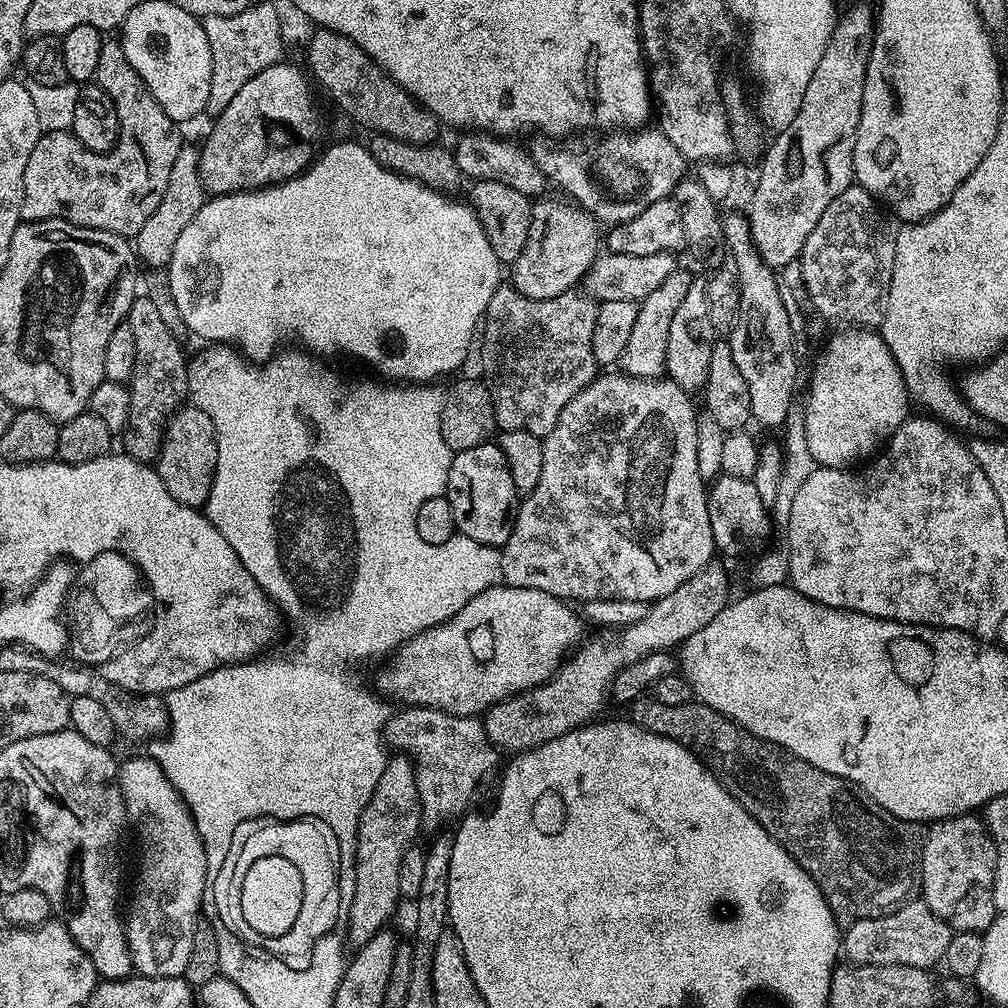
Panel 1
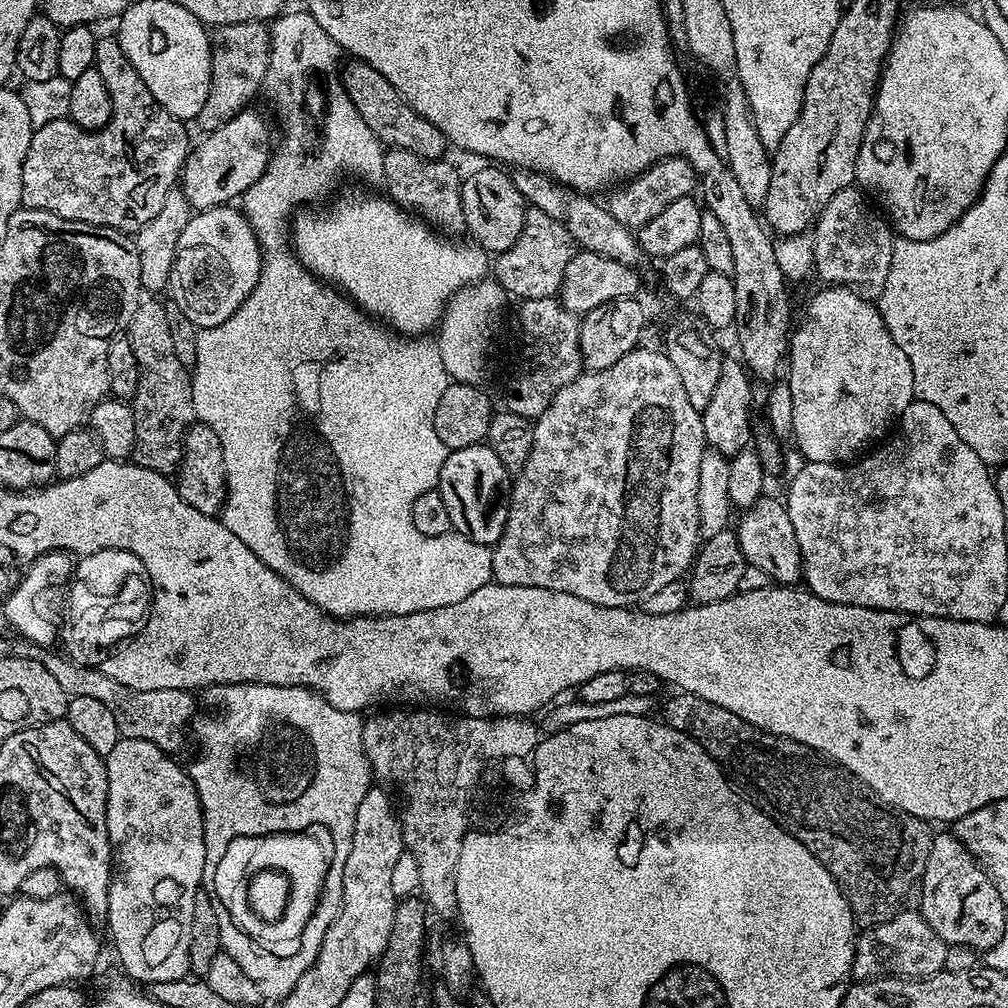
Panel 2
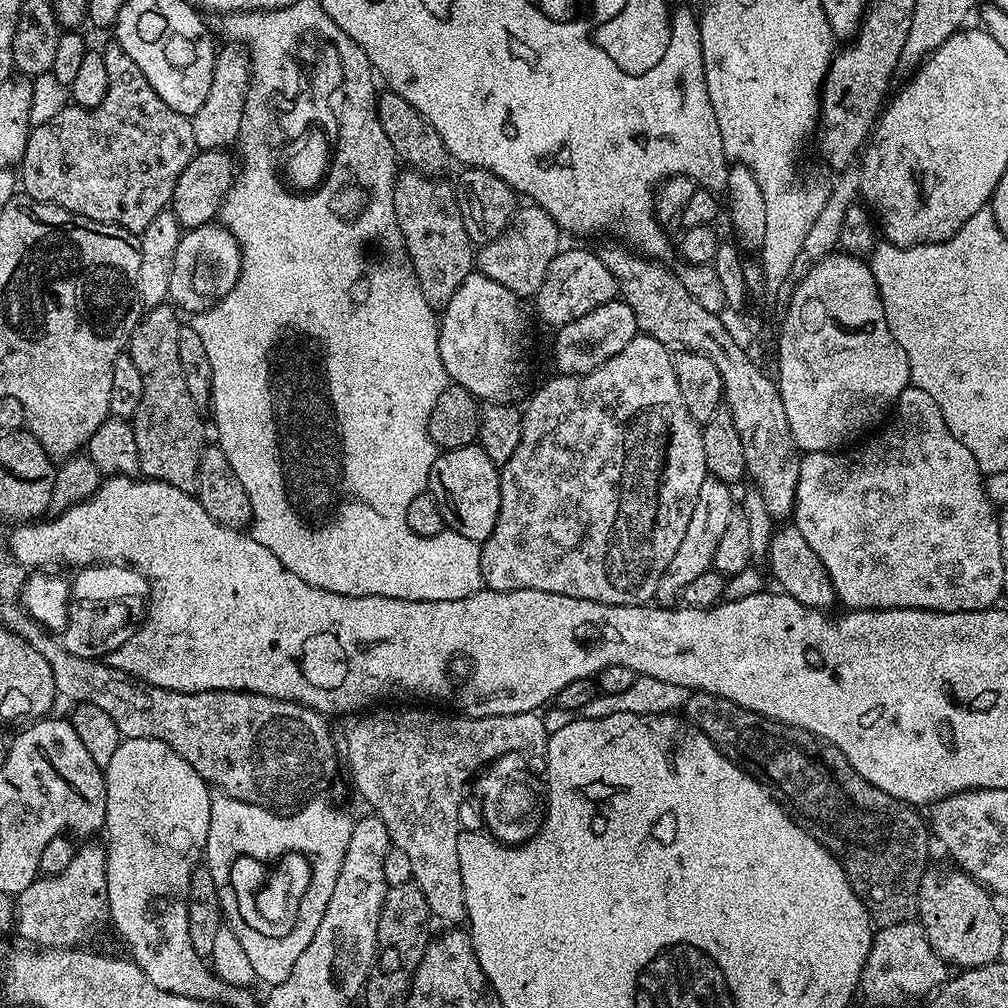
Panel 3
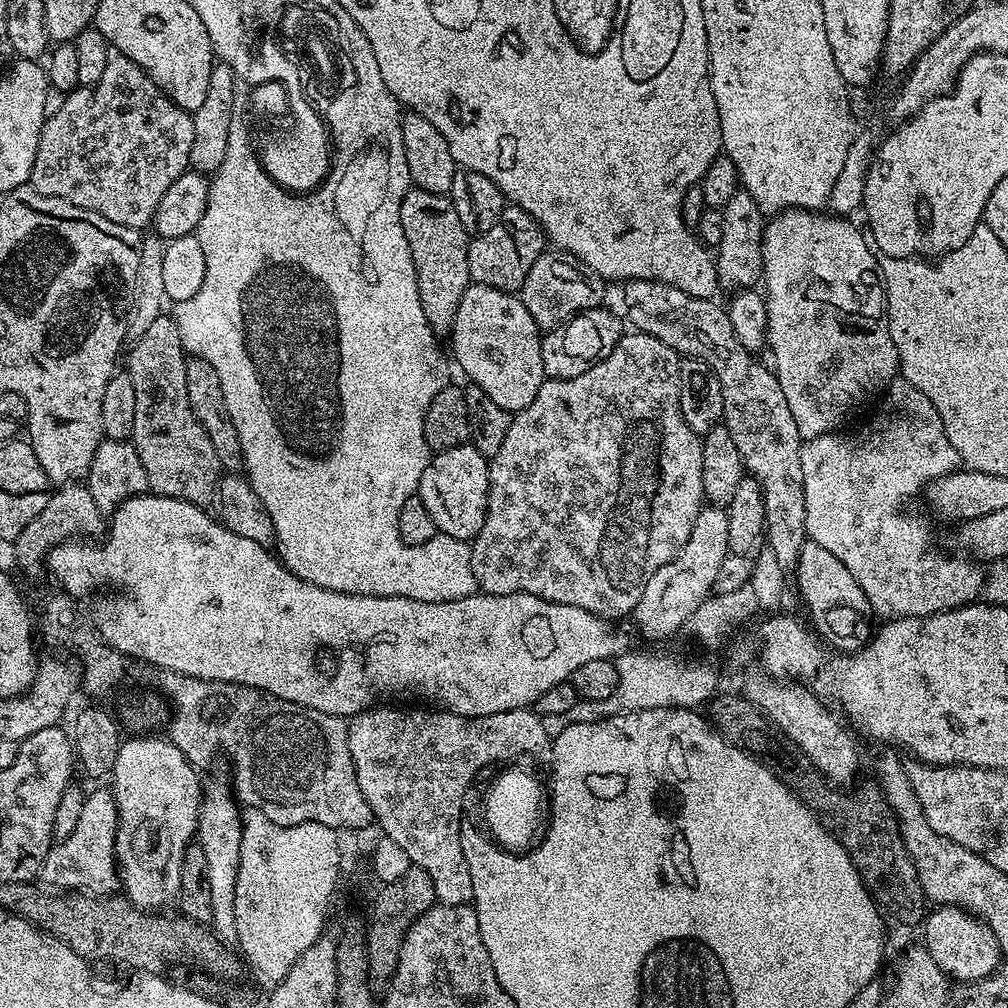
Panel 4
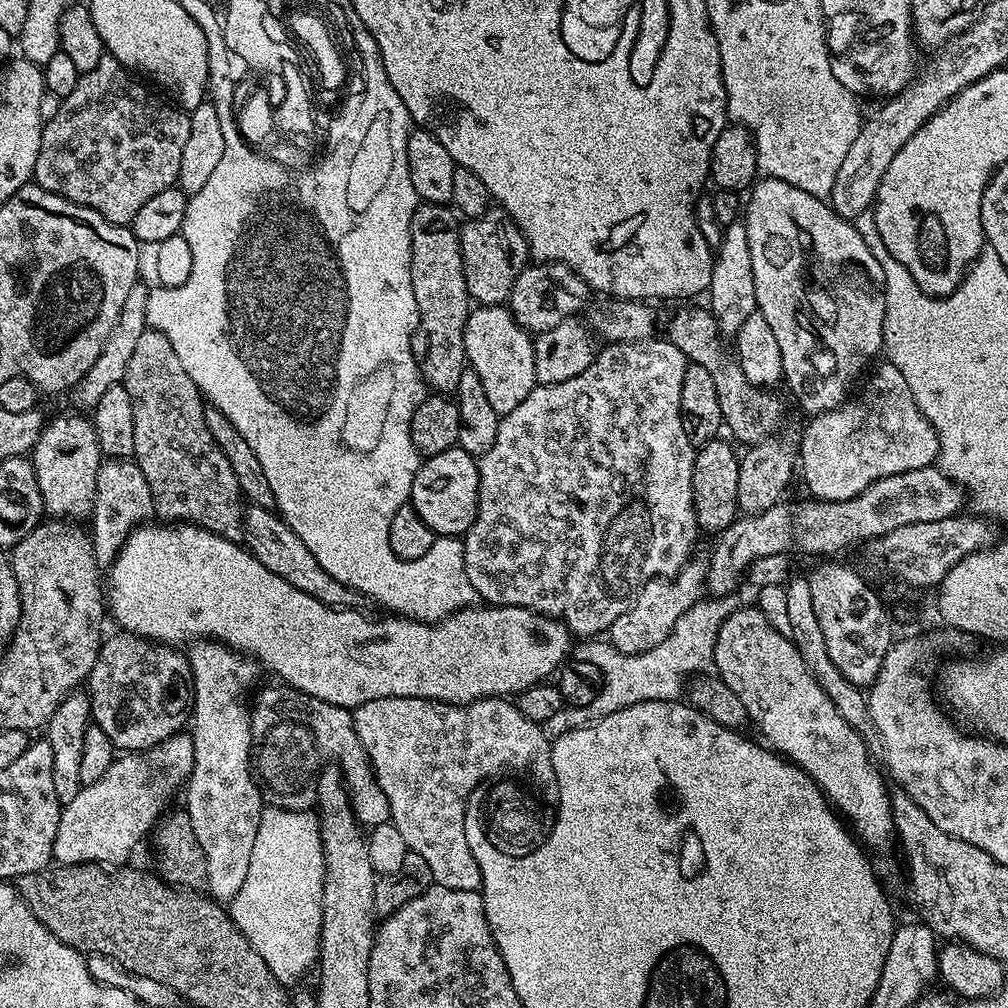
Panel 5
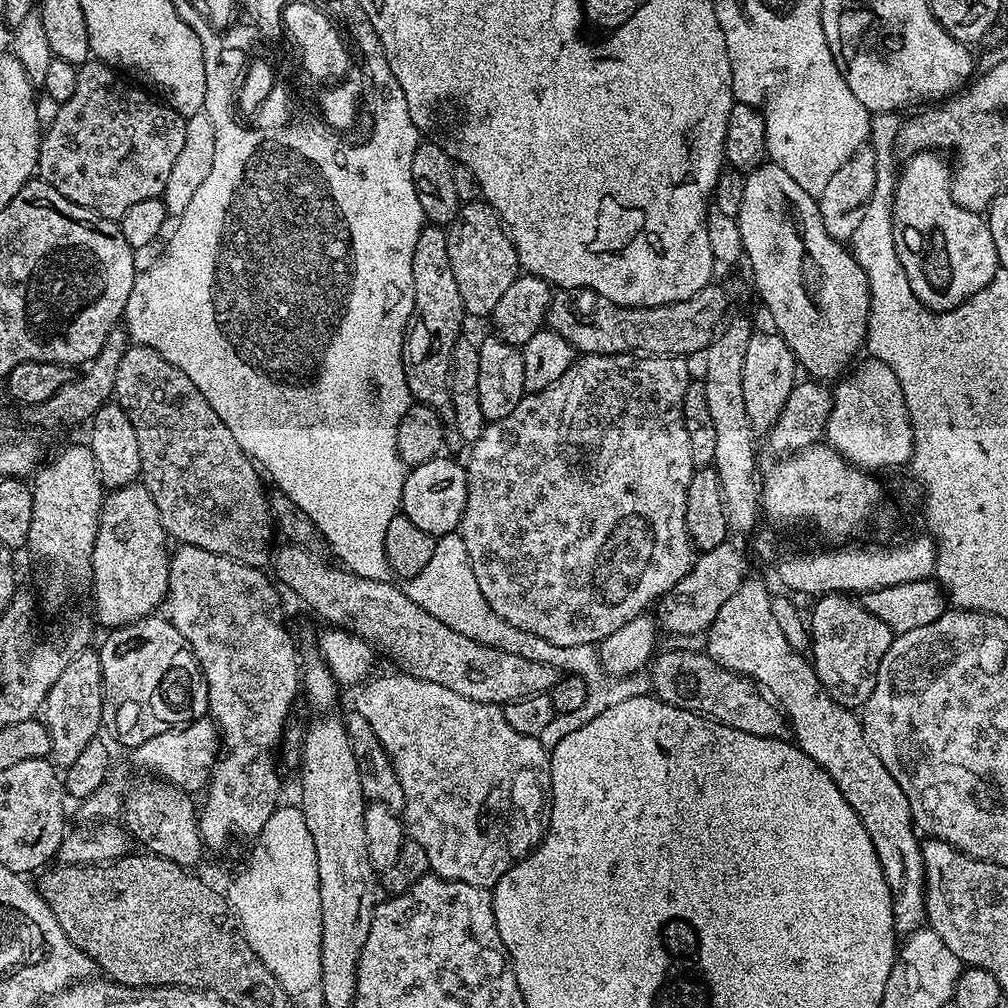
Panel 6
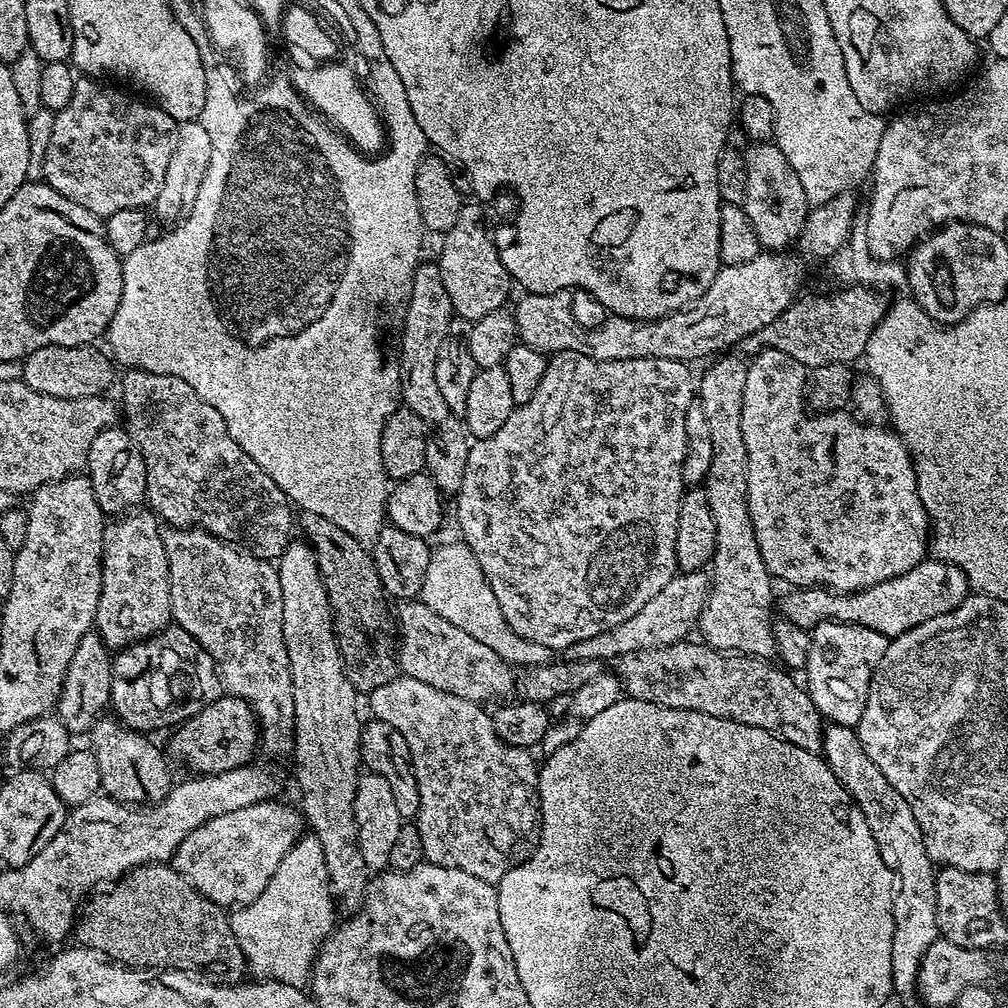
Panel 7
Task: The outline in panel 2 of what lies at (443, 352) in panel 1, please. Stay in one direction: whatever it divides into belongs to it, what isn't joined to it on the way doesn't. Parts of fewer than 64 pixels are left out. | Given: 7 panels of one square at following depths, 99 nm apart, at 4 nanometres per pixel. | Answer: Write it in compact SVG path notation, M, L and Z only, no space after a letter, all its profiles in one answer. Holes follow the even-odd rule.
M340 196L329 208L319 208L301 211L291 221L290 244L298 259L308 271L339 288L356 307L363 308L369 316L409 338L431 333L428 331L439 325L444 308L456 291L485 279L487 272L484 271L487 268L489 271L490 260L483 248L472 242L459 244L459 239L437 234L423 220L404 211L390 199ZM239 207L196 212L186 230L182 230L182 238L178 238L174 270L168 279L171 303L179 306L197 329L218 326L226 322L226 318L242 306L250 290L254 290L260 277L261 259L262 249L256 241L256 231Z

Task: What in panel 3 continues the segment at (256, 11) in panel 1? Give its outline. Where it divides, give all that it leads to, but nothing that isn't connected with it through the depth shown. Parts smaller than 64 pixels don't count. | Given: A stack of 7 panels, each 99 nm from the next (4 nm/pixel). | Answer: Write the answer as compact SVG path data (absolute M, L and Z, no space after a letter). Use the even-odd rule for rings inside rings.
M228 42L225 48L221 47L216 54L214 62L214 78L210 78L210 91L206 93L206 102L192 115L192 129L194 130L194 142L200 150L224 150L241 139L244 124L244 107L248 104L248 80L253 79L252 58L244 44L240 42Z

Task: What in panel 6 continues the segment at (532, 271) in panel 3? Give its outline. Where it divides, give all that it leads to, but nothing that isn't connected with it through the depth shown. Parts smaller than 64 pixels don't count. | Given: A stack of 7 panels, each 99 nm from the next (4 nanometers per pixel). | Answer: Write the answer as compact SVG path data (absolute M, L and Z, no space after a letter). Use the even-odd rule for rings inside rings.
M480 198L461 203L460 213L449 225L447 233L447 250L465 313L469 317L491 317L494 306L498 306L502 294L506 294L510 282L522 272L511 235L491 204Z

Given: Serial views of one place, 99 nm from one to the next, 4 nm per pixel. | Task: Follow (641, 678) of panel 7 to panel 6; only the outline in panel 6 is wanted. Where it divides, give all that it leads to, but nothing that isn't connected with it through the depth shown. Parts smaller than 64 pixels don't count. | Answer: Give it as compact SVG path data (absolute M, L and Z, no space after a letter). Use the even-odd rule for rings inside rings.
M676 648L673 652L662 652L650 664L650 688L657 700L682 710L699 712L734 730L746 730L746 734L777 738L789 735L790 725L783 711L748 677L714 662L704 650L691 652L688 648Z

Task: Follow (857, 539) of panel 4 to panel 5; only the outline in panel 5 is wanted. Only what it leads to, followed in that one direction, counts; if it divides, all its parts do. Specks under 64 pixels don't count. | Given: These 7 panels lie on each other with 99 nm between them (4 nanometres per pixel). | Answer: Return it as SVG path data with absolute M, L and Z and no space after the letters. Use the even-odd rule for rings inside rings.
M887 362L880 363L875 365L876 373L863 381L864 389L860 393L857 391L834 410L820 412L807 421L809 424L798 442L798 468L801 473L804 471L804 484L808 487L809 497L817 500L849 500L882 478L908 470L931 468L937 463L940 447L934 426L930 426L926 414L918 410L918 402L914 402L914 394L902 370Z

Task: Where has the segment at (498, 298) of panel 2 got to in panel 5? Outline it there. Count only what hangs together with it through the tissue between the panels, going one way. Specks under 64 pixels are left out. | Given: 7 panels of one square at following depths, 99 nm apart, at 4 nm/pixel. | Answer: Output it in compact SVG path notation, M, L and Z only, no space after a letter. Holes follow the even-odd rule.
M482 304L468 313L464 327L464 354L471 371L482 378L486 398L500 417L510 414L538 387L534 374L534 340L517 324L504 304Z

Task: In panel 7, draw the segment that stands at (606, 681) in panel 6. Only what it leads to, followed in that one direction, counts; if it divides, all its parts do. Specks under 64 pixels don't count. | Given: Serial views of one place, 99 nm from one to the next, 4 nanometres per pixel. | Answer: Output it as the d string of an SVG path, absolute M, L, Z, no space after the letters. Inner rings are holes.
M457 543L456 564L435 563L428 567L424 575L424 585L419 599L424 601L434 614L442 614L446 622L454 622L454 626L466 630L473 638L478 638L498 658L507 658L512 652L512 665L518 666L518 658L522 658L522 666L551 664L554 659L553 649L541 646L539 642L530 642L530 638L522 638L522 634L514 634L510 622L506 622L506 614L502 614L502 606L498 606L498 598L494 598L494 590L490 590L490 582L486 582L486 574L482 574L482 566L478 566L478 558L466 543Z

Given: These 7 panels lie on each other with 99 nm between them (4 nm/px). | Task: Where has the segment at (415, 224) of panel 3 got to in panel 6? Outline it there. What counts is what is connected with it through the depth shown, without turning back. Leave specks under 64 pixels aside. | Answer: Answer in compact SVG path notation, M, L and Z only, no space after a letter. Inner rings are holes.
M426 226L418 234L418 246L414 246L414 310L408 321L408 330L404 338L404 373L410 386L410 394L417 404L430 406L445 422L452 418L452 399L448 389L448 379L452 369L452 355L456 341L461 339L460 327L466 321L462 306L462 294L458 294L457 279L447 250L448 233L440 226Z

